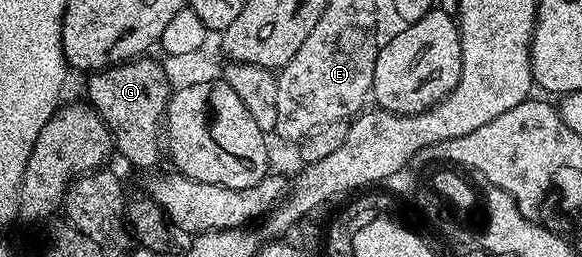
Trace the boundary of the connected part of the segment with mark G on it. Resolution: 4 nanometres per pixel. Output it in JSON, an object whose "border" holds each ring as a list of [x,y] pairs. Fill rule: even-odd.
{"border":[[[142,55],[132,61],[126,61],[119,65],[112,65],[110,69],[103,69],[100,71],[94,71],[88,74],[87,81],[89,81],[89,98],[87,98],[88,104],[92,106],[92,108],[96,109],[102,119],[105,121],[105,125],[109,130],[113,133],[113,144],[115,146],[116,152],[118,154],[122,153],[123,156],[126,157],[127,160],[130,161],[131,164],[134,165],[137,169],[149,169],[145,171],[153,171],[158,168],[157,165],[161,161],[163,161],[163,122],[165,119],[165,108],[169,106],[169,98],[171,96],[171,88],[167,81],[167,77],[164,74],[164,67],[160,60],[152,61],[152,56]]]}

